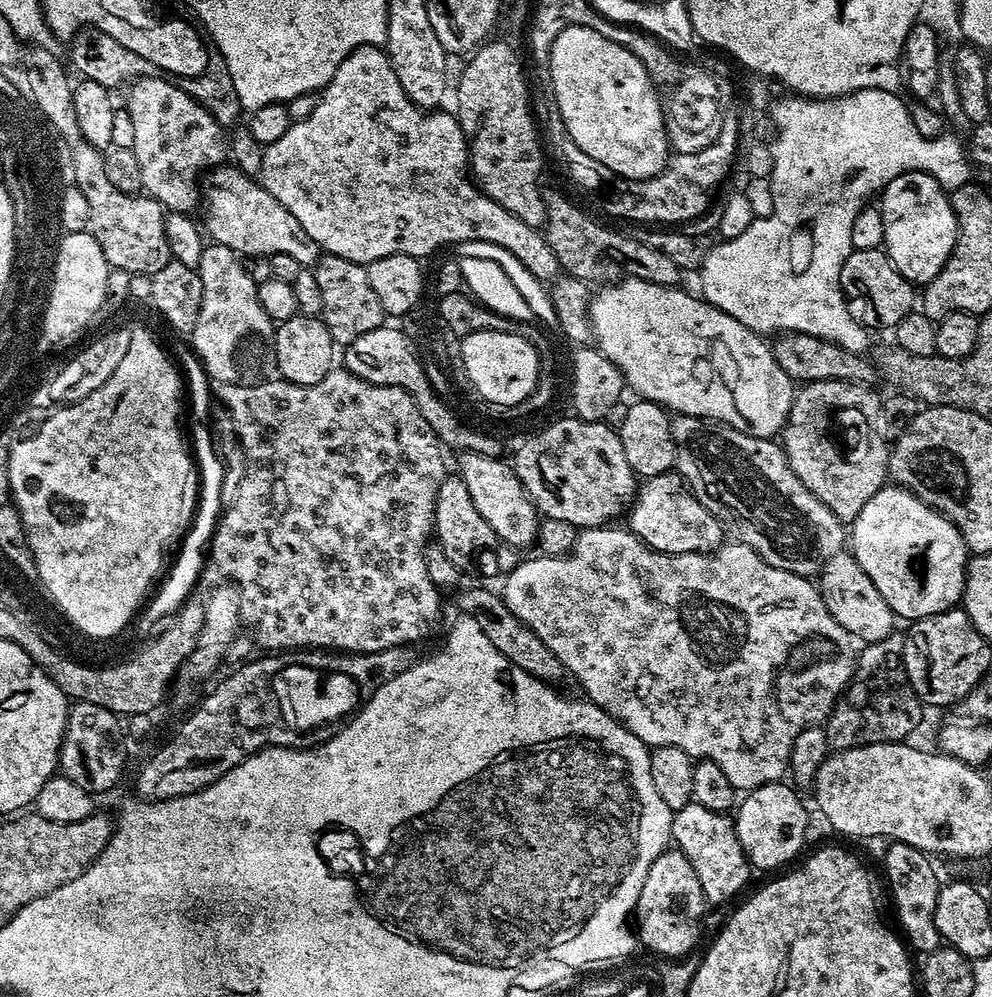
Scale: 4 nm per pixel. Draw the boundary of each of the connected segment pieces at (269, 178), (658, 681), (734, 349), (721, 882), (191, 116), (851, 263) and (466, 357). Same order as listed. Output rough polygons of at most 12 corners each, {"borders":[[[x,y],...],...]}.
{"borders":[[[351,52],[258,180],[327,255],[467,240],[561,275],[451,111]],[[627,527],[505,606],[649,749],[777,783],[852,680],[809,577]],[[683,287],[588,302],[595,347],[677,416],[779,437],[769,341]],[[694,803],[672,818],[709,905],[747,886],[731,815]],[[171,79],[127,85],[141,186],[197,211],[225,129]],[[880,248],[852,251],[840,289],[869,330],[895,329],[917,289]],[[496,331],[460,340],[466,374],[491,400],[520,400],[541,375],[532,350]]]}

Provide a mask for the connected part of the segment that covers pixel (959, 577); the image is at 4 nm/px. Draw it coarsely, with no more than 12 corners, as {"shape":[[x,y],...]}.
{"shape":[[885,486],[850,551],[904,622],[957,607],[970,553],[931,504]]}

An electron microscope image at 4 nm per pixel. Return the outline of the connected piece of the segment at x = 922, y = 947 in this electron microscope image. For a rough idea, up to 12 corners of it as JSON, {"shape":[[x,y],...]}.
{"shape":[[899,842],[884,852],[903,939],[920,954],[942,944],[942,880],[927,852]]}

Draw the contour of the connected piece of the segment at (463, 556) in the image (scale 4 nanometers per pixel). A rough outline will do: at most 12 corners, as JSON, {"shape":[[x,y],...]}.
{"shape":[[466,482],[438,486],[434,540],[465,577],[501,575]]}

